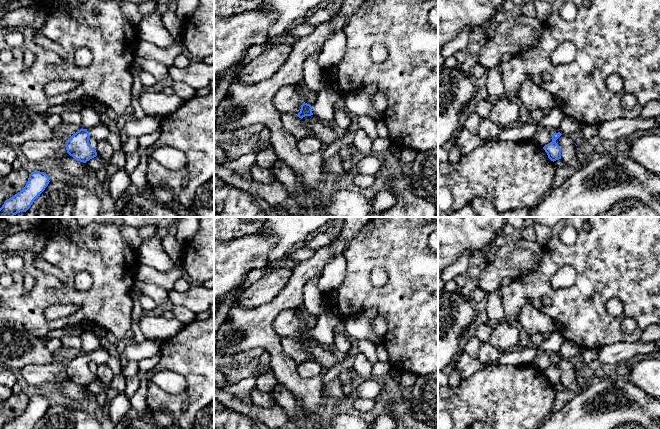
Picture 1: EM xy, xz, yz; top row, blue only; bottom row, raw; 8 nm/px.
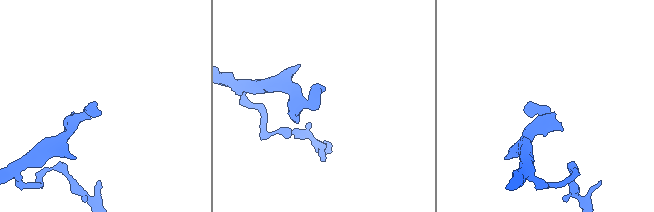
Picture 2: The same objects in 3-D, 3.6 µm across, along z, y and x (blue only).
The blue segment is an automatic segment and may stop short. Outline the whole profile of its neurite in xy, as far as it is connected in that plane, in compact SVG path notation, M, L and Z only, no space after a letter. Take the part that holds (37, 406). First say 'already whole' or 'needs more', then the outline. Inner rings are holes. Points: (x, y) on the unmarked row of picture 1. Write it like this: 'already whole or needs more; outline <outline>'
already whole; outline M36 395L29 398L25 411L7 423L3 429L32 429L34 424L45 414L49 408L49 401L46 397Z

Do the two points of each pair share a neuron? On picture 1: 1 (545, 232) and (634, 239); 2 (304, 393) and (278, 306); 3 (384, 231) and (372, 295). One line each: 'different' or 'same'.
1: different
2: same
3: same

